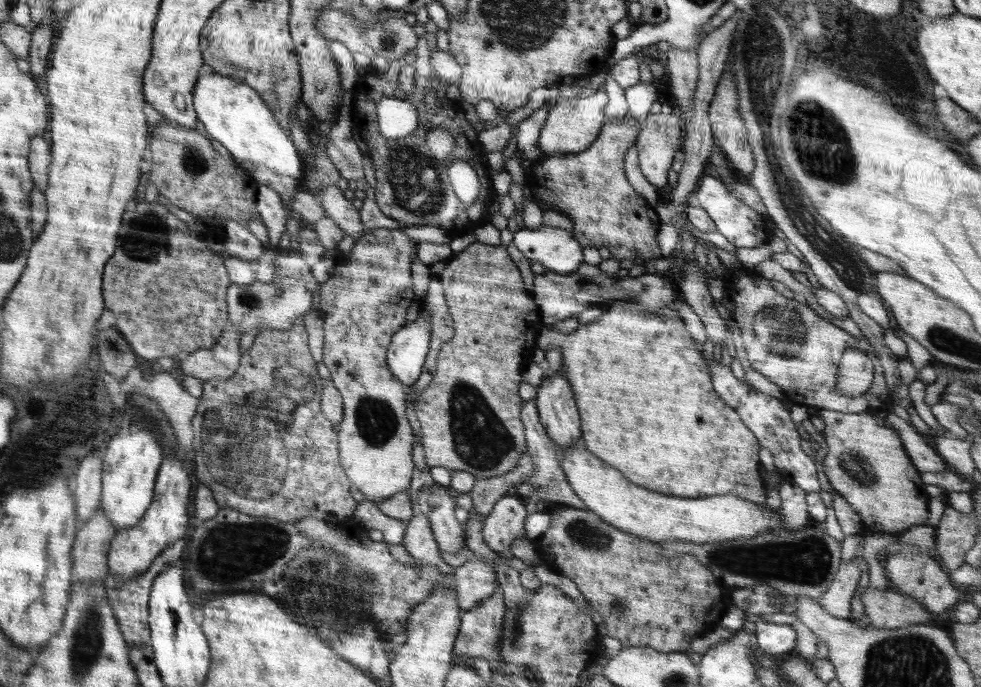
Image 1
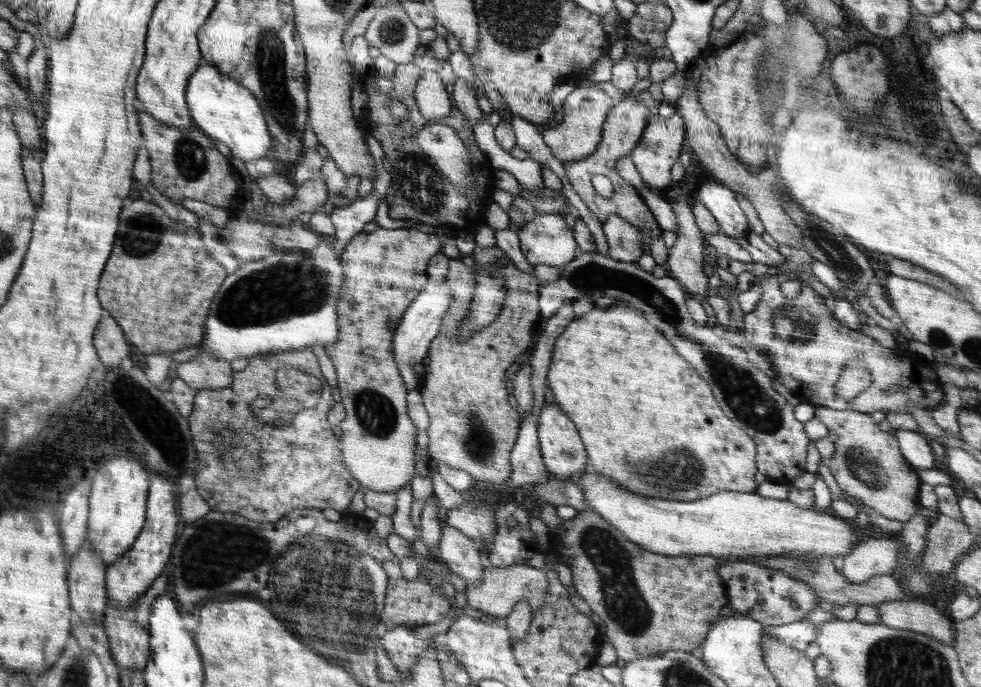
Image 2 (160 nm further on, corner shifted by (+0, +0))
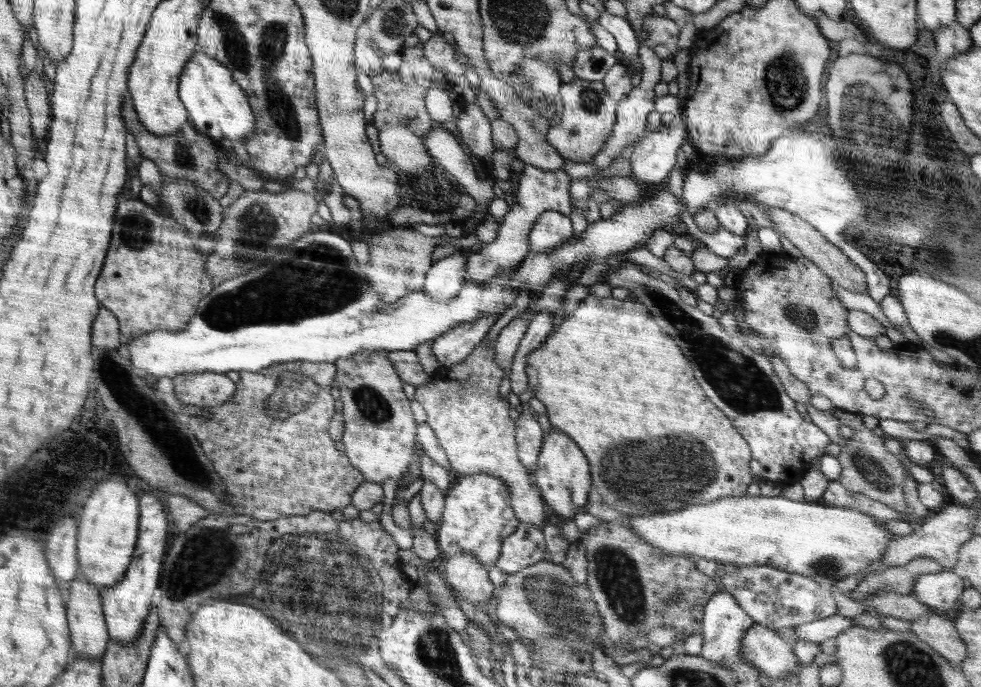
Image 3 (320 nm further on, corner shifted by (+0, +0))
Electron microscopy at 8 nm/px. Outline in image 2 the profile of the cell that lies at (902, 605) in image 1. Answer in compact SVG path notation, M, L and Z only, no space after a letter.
M910 599L876 604L881 616L880 623L895 629L915 631L954 648L953 623L934 605Z

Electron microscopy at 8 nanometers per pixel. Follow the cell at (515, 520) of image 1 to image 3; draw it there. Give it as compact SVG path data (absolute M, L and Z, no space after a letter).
M524 522L519 523L516 530L502 542L501 555L494 565L507 574L520 572L542 561L547 552L546 547L541 529Z

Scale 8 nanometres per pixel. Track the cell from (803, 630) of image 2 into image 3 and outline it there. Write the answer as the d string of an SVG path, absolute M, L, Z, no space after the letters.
M836 613L835 615L797 626L795 639L820 645L822 642L842 634L843 631L855 625L856 623L850 617L844 617Z

